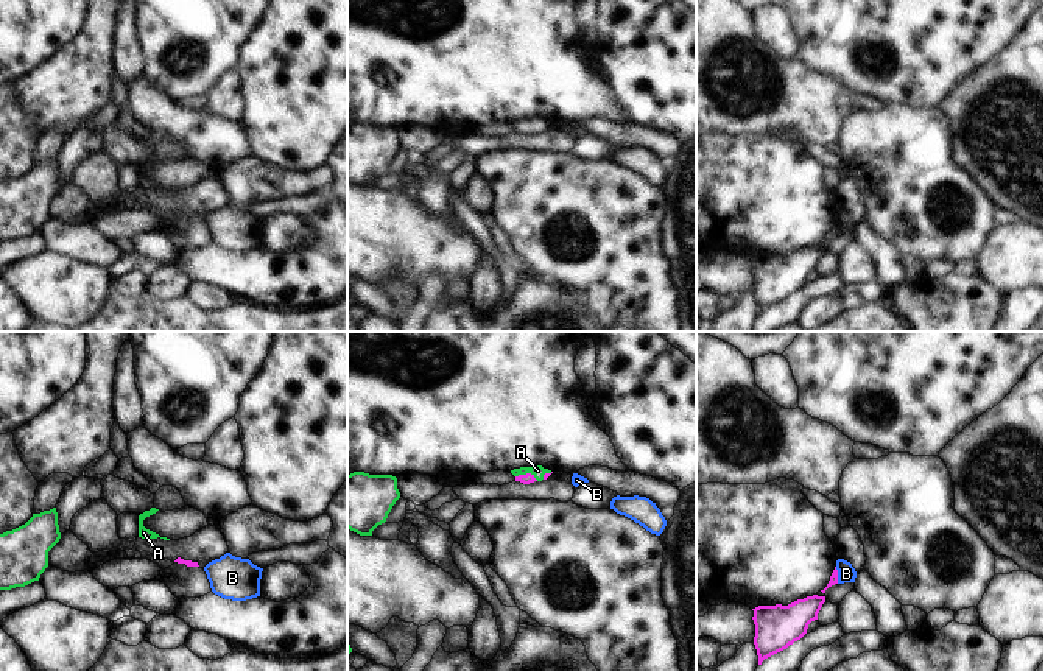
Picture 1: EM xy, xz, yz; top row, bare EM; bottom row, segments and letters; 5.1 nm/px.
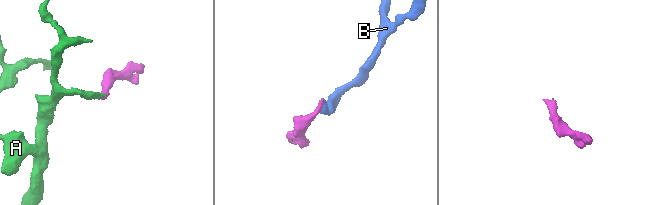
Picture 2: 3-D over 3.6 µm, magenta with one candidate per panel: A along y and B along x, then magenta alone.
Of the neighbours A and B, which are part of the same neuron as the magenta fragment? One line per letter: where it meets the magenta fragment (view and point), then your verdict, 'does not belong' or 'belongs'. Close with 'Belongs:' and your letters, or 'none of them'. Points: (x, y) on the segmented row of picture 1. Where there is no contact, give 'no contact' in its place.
A: meets magenta in xz at (527, 474); belongs
B: meets magenta in yz at (837, 575); does not belong
Belongs: A

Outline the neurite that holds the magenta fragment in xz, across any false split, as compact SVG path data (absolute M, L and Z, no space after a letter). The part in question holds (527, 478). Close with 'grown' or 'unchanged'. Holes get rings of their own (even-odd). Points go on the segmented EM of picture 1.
M533 465L533 467L514 469L511 470L511 473L515 476L515 481L530 484L534 481L547 480L553 472L548 469L544 469L542 465Z; grown

